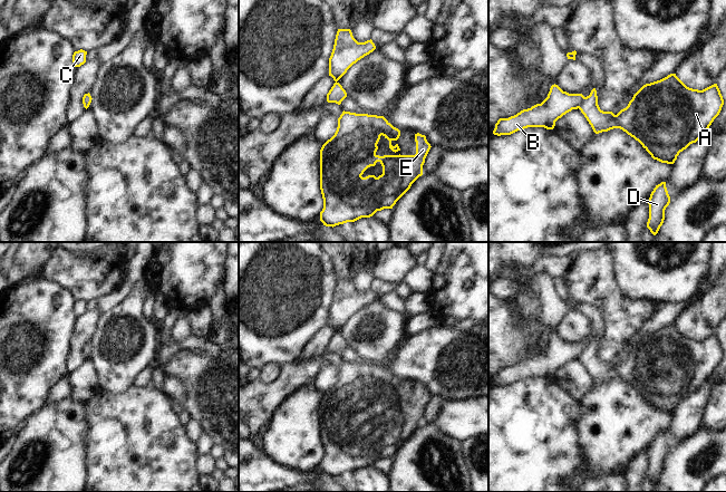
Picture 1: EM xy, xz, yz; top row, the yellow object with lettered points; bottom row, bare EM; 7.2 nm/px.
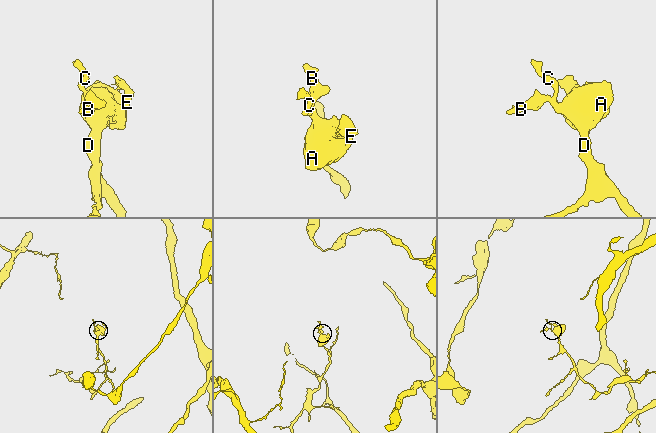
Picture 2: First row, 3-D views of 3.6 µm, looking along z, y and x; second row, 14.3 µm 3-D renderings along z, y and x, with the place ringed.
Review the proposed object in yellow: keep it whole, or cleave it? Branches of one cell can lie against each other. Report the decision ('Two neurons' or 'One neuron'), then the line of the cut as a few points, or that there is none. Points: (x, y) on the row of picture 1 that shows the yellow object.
Two neurons. Split along yz (584, 97), (578, 107)

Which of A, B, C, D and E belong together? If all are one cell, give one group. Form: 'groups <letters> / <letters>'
groups A C D E / B

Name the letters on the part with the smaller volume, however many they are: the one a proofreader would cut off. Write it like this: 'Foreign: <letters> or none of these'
Foreign: B

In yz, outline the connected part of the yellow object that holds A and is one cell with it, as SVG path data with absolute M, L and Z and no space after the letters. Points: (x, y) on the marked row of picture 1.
M670 74L660 80L643 85L628 106L617 115L600 109L596 88L584 97L579 109L596 134L620 128L638 141L654 160L674 164L680 152L708 132L723 105L724 99L717 84L703 90L693 89L687 87L676 74Z

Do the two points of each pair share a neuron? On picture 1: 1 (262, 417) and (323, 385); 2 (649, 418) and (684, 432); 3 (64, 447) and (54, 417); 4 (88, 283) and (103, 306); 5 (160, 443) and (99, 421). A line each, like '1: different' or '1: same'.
1: different
2: different
3: same
4: different
5: same

